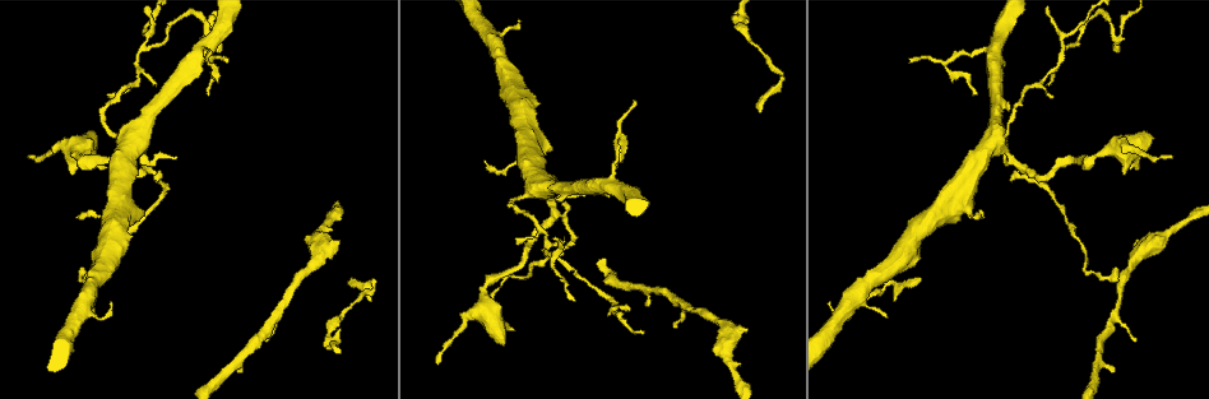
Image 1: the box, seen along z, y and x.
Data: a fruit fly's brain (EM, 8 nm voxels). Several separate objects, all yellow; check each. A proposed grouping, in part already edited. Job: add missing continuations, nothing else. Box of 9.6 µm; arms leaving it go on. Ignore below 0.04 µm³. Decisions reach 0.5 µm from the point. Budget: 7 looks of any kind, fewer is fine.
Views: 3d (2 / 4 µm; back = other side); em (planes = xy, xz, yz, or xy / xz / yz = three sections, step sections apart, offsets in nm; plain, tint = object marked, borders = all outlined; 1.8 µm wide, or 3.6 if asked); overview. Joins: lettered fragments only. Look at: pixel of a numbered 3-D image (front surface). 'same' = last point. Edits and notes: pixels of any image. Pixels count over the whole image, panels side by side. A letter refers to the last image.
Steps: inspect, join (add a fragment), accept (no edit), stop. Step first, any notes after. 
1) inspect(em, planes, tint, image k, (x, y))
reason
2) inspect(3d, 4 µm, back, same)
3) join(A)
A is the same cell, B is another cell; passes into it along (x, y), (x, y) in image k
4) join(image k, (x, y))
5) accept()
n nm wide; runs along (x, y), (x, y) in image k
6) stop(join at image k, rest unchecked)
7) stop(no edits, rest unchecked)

inspect(em, 3.6 µm, xz, step 4, tint, image 1, (674, 325))
branch stops here

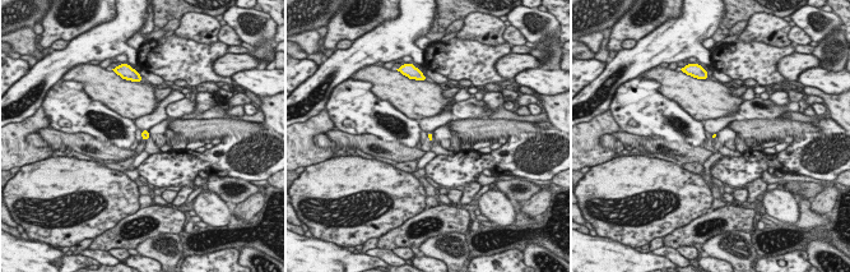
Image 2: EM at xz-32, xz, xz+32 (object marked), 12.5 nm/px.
inspect(em, 3.6 µm, planes, borders, same)
cut it another way

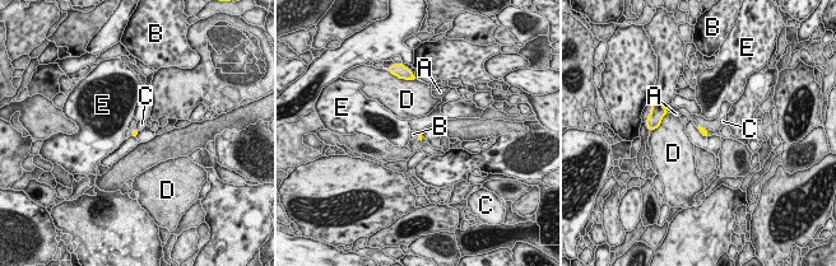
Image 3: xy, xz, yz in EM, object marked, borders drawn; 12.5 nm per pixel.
accept()
A, B, C, D and E are other cells; border along (130, 131), (131, 135) in image 3; no lettered fragment goes on from it

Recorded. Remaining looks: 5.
inspect(3d, 2 µm, image 1, (78, 216))
branch stops here

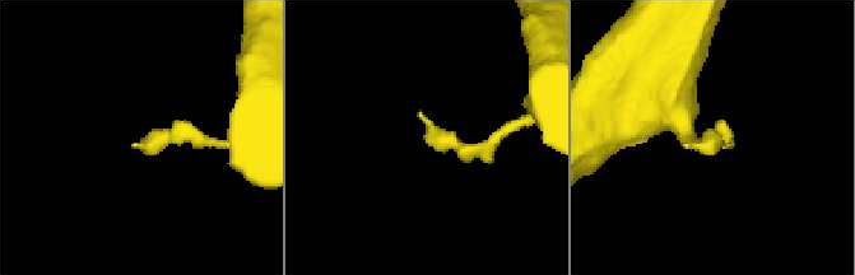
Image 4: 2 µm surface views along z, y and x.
inspect(em, planes, borders, image 4, (131, 148))
now the EM

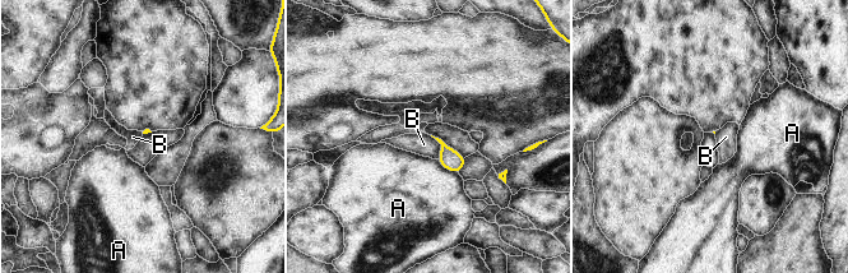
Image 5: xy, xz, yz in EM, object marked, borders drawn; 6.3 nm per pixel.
accept()
A touches over 160 nm; A and B are other cells; none of them fits

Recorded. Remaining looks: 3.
inspect(em, planes, plain, image 1, (1169, 155))
tapers out

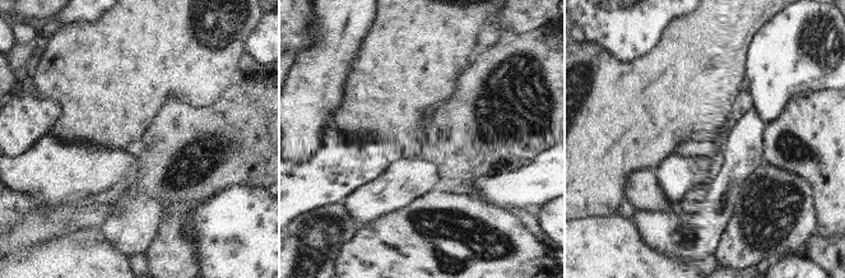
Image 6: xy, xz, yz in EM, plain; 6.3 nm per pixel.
inspect(em, planes, tint, same)

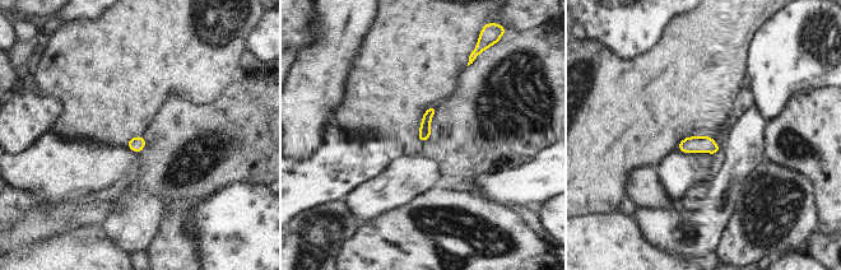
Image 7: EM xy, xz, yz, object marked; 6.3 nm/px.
inspect(em, planes, borders, same)

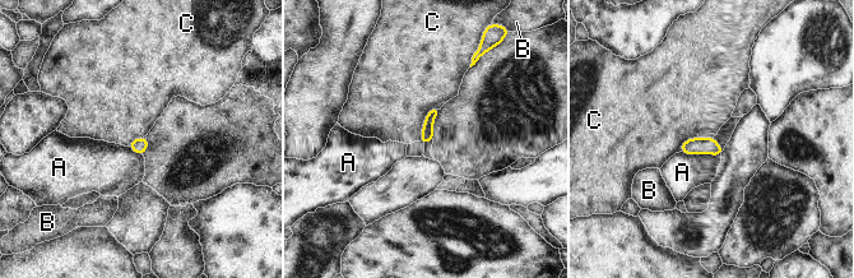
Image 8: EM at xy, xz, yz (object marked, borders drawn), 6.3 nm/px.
accept()
80 nm wide; A, B and C are other cells; border along (439, 106), (428, 111), (418, 140) in image 8; none of them fits

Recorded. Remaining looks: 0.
stop(no edits, rest unchecked)

